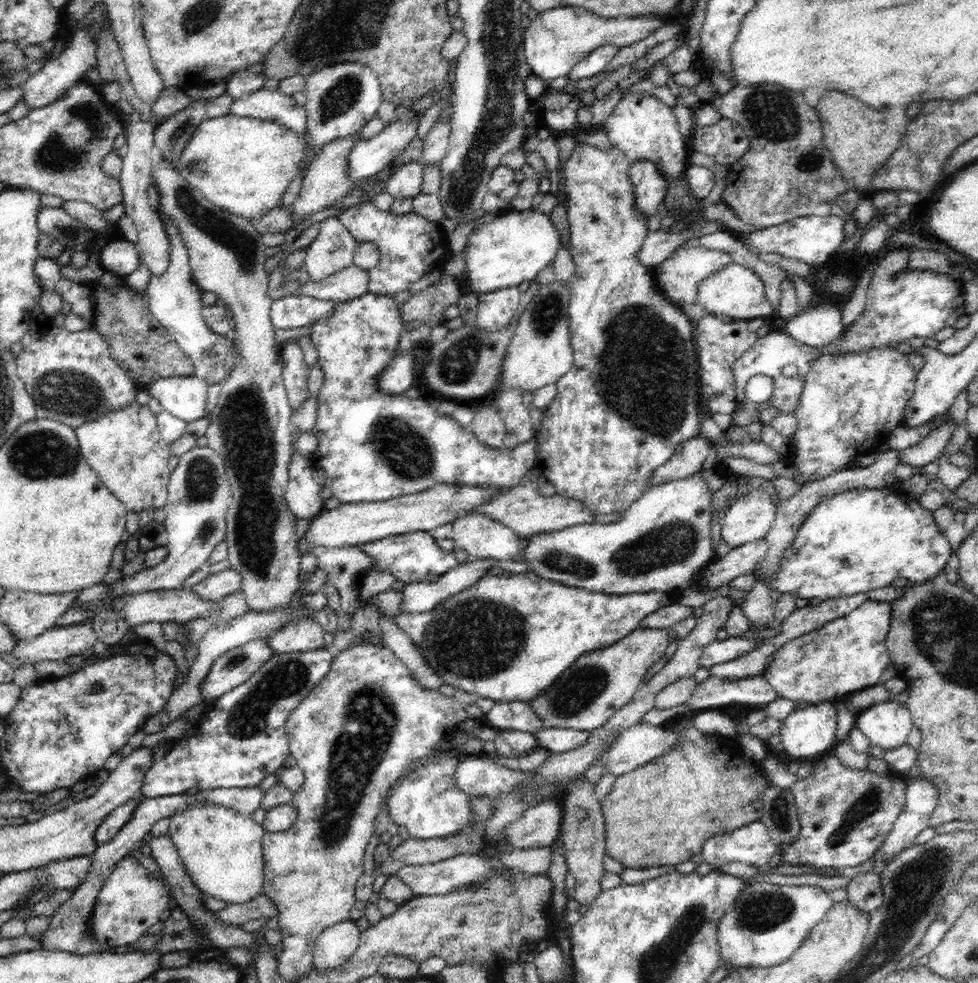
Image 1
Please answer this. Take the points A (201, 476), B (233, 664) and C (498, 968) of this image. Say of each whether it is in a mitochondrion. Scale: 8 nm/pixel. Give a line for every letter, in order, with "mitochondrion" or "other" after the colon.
A: mitochondrion
B: mitochondrion
C: other

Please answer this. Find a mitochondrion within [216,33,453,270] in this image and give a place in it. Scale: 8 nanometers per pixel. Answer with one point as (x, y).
(345, 94)

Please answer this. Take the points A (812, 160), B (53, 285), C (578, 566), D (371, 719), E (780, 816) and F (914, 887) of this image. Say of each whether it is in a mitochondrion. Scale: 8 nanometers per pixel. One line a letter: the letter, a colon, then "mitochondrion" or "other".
A: mitochondrion
B: other
C: mitochondrion
D: mitochondrion
E: mitochondrion
F: mitochondrion

